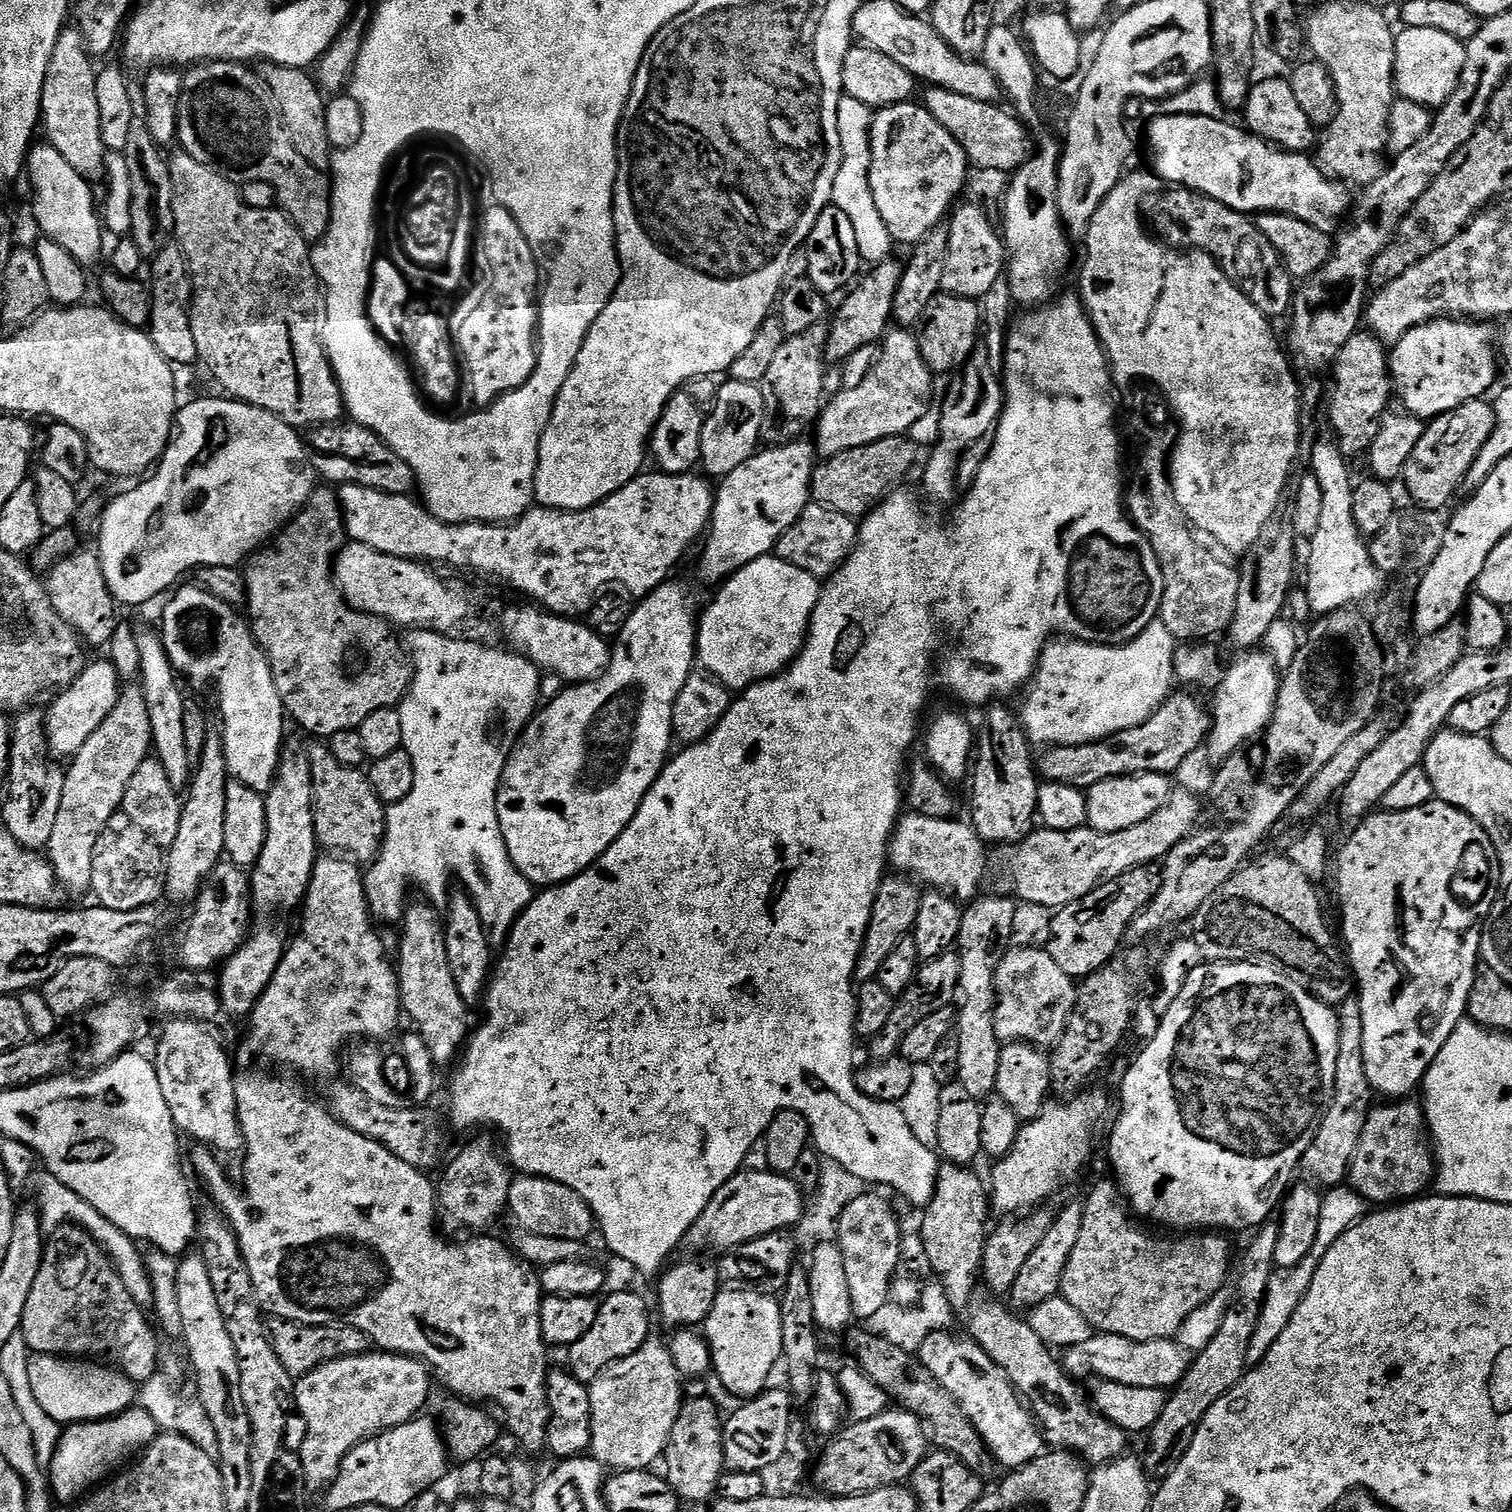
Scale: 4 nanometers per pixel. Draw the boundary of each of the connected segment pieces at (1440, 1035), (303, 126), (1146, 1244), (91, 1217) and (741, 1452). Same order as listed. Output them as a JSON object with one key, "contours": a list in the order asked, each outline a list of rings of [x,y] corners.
{"contours":[[[[1433,802],[1423,804],[1414,810],[1390,812],[1387,810],[1369,814],[1355,825],[1352,837],[1340,848],[1336,856],[1336,900],[1340,903],[1340,920],[1344,923],[1344,940],[1348,943],[1346,959],[1351,967],[1360,997],[1358,1003],[1362,1010],[1362,1052],[1366,1062],[1366,1078],[1370,1078],[1373,1093],[1384,1095],[1384,1098],[1408,1098],[1412,1092],[1421,1087],[1428,1067],[1438,1058],[1438,1050],[1446,1046],[1446,1038],[1465,1019],[1468,1010],[1470,990],[1478,971],[1480,954],[1480,933],[1482,921],[1487,917],[1492,903],[1500,895],[1500,863],[1498,854],[1482,826],[1462,810],[1449,804]]],[[[261,63],[258,72],[270,90],[276,109],[280,111],[280,121],[286,134],[290,134],[290,142],[294,142],[294,150],[298,150],[298,154],[302,154],[310,166],[321,170],[331,169],[334,149],[330,134],[326,134],[326,96],[319,83],[305,69],[281,64]]],[[[1112,1178],[1098,1181],[1097,1184],[1093,1186],[1092,1193],[1089,1194],[1088,1200],[1085,1199],[1083,1201],[1083,1206],[1084,1217],[1082,1218],[1082,1231],[1078,1234],[1078,1243],[1074,1246],[1074,1254],[1070,1256],[1070,1262],[1066,1264],[1060,1291],[1066,1298],[1066,1302],[1070,1302],[1070,1306],[1074,1306],[1076,1310],[1081,1312],[1081,1314],[1092,1323],[1092,1327],[1097,1333],[1130,1338],[1136,1342],[1171,1340],[1179,1337],[1180,1327],[1186,1322],[1186,1318],[1190,1318],[1190,1314],[1194,1314],[1194,1310],[1198,1310],[1210,1298],[1221,1295],[1223,1288],[1220,1287],[1227,1282],[1228,1267],[1232,1264],[1232,1248],[1228,1245],[1229,1237],[1227,1235],[1164,1234],[1168,1236],[1151,1236],[1146,1229],[1139,1228],[1139,1226],[1135,1224],[1137,1221],[1134,1219],[1133,1213],[1130,1211],[1129,1205],[1126,1203],[1125,1197],[1122,1195],[1115,1179]]],[[[47,1174],[41,1176],[41,1180],[36,1184],[37,1202],[35,1201],[35,1203],[38,1205],[40,1221],[44,1223],[45,1229],[55,1230],[69,1223],[76,1224],[79,1228],[88,1231],[112,1259],[112,1265],[118,1270],[126,1290],[130,1290],[130,1298],[134,1302],[138,1302],[141,1308],[151,1309],[153,1307],[151,1280],[145,1253],[142,1249],[140,1250],[141,1245],[125,1234],[121,1228],[114,1226],[114,1222],[110,1222],[102,1214],[98,1214],[98,1210],[94,1210],[94,1206],[90,1206],[90,1202],[86,1202],[81,1196],[74,1194],[74,1190],[70,1190],[70,1186],[58,1182],[58,1178],[53,1176]]],[[[769,1387],[752,1399],[745,1399],[740,1409],[724,1420],[724,1462],[734,1472],[762,1473],[766,1466],[778,1462],[786,1450],[792,1428],[794,1400],[783,1388]]]]}

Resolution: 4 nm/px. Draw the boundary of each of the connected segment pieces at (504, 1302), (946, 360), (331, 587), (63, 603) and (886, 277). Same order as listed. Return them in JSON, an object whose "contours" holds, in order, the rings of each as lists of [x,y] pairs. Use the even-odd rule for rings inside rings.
{"contours":[[[[240,1072],[235,1073],[236,1078],[236,1113],[238,1114],[238,1122],[240,1123],[240,1129],[244,1135],[244,1151],[242,1159],[244,1159],[244,1192],[240,1188],[235,1188],[232,1185],[232,1180],[228,1176],[224,1176],[224,1168],[219,1164],[217,1153],[213,1149],[207,1146],[196,1146],[196,1149],[192,1152],[192,1168],[191,1171],[197,1172],[200,1175],[202,1183],[208,1187],[208,1192],[212,1195],[211,1203],[215,1207],[219,1208],[224,1213],[224,1217],[232,1224],[234,1234],[238,1238],[238,1246],[242,1250],[242,1258],[246,1262],[246,1268],[250,1270],[250,1280],[254,1282],[254,1288],[256,1290],[256,1298],[260,1301],[263,1311],[271,1314],[273,1317],[281,1320],[293,1320],[299,1324],[345,1324],[346,1326],[354,1326],[358,1330],[362,1330],[368,1335],[369,1341],[377,1349],[385,1352],[394,1352],[398,1356],[414,1356],[418,1360],[424,1361],[425,1364],[431,1366],[434,1369],[434,1376],[437,1381],[444,1380],[444,1384],[453,1393],[453,1397],[459,1398],[465,1402],[479,1402],[484,1406],[492,1406],[488,1404],[497,1404],[500,1407],[499,1415],[502,1417],[503,1423],[512,1431],[512,1436],[525,1448],[528,1452],[544,1452],[548,1443],[548,1423],[552,1415],[550,1414],[550,1406],[548,1405],[548,1374],[550,1371],[550,1365],[548,1365],[548,1352],[550,1353],[549,1345],[544,1342],[544,1335],[542,1334],[542,1318],[540,1317],[540,1311],[542,1310],[542,1302],[545,1298],[545,1293],[540,1286],[539,1275],[525,1261],[521,1260],[516,1255],[515,1251],[507,1243],[504,1244],[500,1240],[495,1240],[492,1234],[476,1234],[471,1238],[464,1238],[460,1245],[447,1244],[443,1240],[443,1235],[436,1236],[438,1233],[438,1188],[435,1183],[432,1184],[427,1180],[425,1173],[419,1168],[410,1166],[402,1158],[398,1158],[389,1150],[386,1146],[382,1146],[377,1140],[371,1140],[366,1138],[362,1134],[358,1134],[342,1123],[337,1116],[332,1115],[331,1111],[323,1103],[320,1104],[316,1100],[311,1100],[298,1085],[292,1080],[271,1080],[264,1072]]],[[[943,290],[934,298],[930,298],[930,306],[926,306],[915,333],[922,358],[933,374],[952,372],[955,368],[956,371],[963,369],[972,353],[977,351],[981,336],[981,305],[975,300],[953,296]]],[[[317,486],[313,490],[311,498],[308,499],[308,503],[292,517],[291,521],[284,525],[283,528],[279,529],[278,535],[269,543],[267,546],[255,551],[252,553],[250,559],[246,564],[246,571],[244,572],[244,584],[248,587],[248,594],[246,597],[246,611],[247,619],[250,621],[250,627],[252,630],[252,637],[256,640],[257,644],[264,649],[268,657],[268,665],[272,667],[272,677],[274,678],[274,686],[278,690],[278,698],[282,698],[284,703],[284,711],[290,717],[291,723],[292,720],[300,728],[305,728],[306,731],[312,735],[312,738],[327,738],[338,734],[338,730],[350,730],[351,728],[359,729],[359,726],[362,722],[366,722],[366,718],[370,718],[370,714],[374,714],[374,710],[386,710],[387,708],[396,708],[399,705],[400,701],[404,699],[406,693],[408,693],[408,688],[412,685],[412,666],[409,660],[409,657],[406,655],[406,648],[403,643],[400,644],[396,641],[396,636],[394,633],[393,625],[389,624],[388,621],[378,618],[377,616],[368,616],[364,612],[359,612],[353,608],[348,607],[348,603],[345,602],[344,596],[340,592],[339,586],[336,585],[336,578],[334,575],[334,561],[336,559],[337,552],[344,547],[346,543],[346,533],[344,530],[344,511],[340,508],[340,498],[337,492],[337,489],[332,486]]],[[[77,550],[57,562],[47,573],[46,587],[54,610],[58,610],[58,618],[62,618],[62,622],[71,626],[85,645],[92,647],[93,644],[94,647],[103,649],[111,642],[118,623],[118,605],[106,586],[102,562],[95,551]]],[[[889,258],[875,265],[869,272],[872,273],[847,293],[848,301],[837,310],[836,321],[831,321],[828,341],[824,347],[825,361],[848,360],[867,344],[874,343],[876,339],[877,343],[889,331],[894,294],[898,294],[898,282],[902,282],[904,264],[896,261],[896,258]]]]}

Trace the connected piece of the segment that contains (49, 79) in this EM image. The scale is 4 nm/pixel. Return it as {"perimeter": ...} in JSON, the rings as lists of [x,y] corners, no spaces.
{"perimeter":[[[75,26],[65,27],[60,33],[58,42],[54,42],[54,54],[50,54],[50,66],[46,66],[46,82],[42,86],[42,102],[40,103],[40,120],[42,121],[42,132],[46,135],[47,143],[54,146],[54,150],[58,150],[58,154],[62,154],[62,158],[66,158],[66,162],[70,162],[70,166],[74,166],[74,170],[78,170],[78,174],[82,174],[85,178],[93,178],[92,176],[101,175],[104,172],[104,162],[106,159],[106,149],[102,142],[102,118],[98,115],[98,86],[96,85],[97,65],[94,63],[94,57],[88,53],[86,42],[82,38],[79,28]]]}

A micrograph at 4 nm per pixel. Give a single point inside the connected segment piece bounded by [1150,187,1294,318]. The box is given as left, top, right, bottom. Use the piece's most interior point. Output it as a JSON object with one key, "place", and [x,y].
{"place":[1185,220]}

